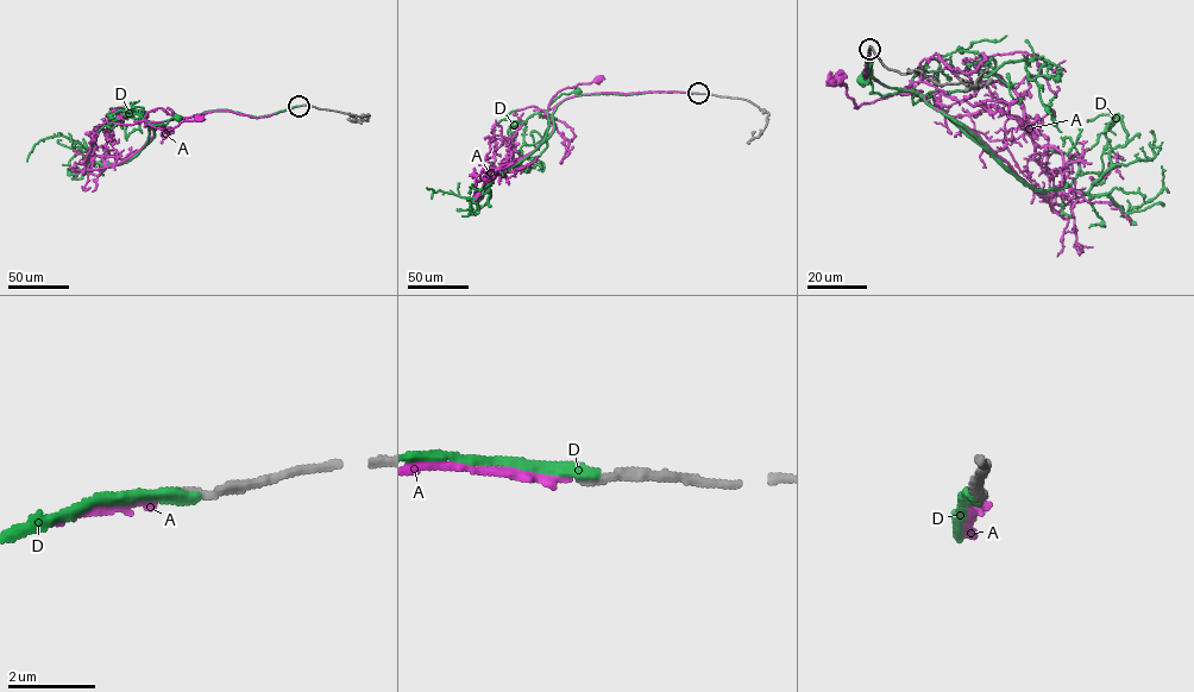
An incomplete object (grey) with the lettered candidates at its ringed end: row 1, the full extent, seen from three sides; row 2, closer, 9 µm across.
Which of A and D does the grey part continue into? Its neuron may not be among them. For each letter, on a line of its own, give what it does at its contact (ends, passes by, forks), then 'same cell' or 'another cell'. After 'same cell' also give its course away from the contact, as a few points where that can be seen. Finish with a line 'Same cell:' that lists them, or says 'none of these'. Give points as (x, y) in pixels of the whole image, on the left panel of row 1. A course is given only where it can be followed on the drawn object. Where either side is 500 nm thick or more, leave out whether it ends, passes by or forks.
A: it ends there; same cell; it runs (299, 106), (257, 118), (214, 111), (155, 123), (154, 136), (140, 149), (146, 124), (168, 130), (199, 119)
D: it ends there; another cell
Same cell: A

